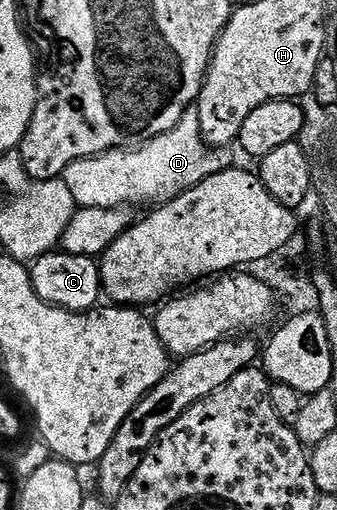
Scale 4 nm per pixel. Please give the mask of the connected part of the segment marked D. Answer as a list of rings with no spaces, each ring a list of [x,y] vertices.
[[[191,106],[185,109],[184,113],[178,118],[172,128],[163,132],[160,136],[153,136],[141,148],[136,148],[133,152],[120,152],[124,150],[106,150],[94,157],[81,157],[79,160],[73,160],[67,165],[68,169],[62,172],[62,179],[66,182],[66,186],[70,186],[70,194],[74,194],[77,205],[82,208],[124,208],[132,206],[128,204],[152,204],[151,206],[159,206],[168,204],[171,200],[177,200],[186,190],[190,190],[194,186],[201,184],[206,178],[210,178],[214,174],[218,174],[223,168],[229,167],[230,160],[224,156],[219,156],[219,151],[213,150],[209,145],[204,143],[204,135],[200,133],[200,110],[199,107]]]

